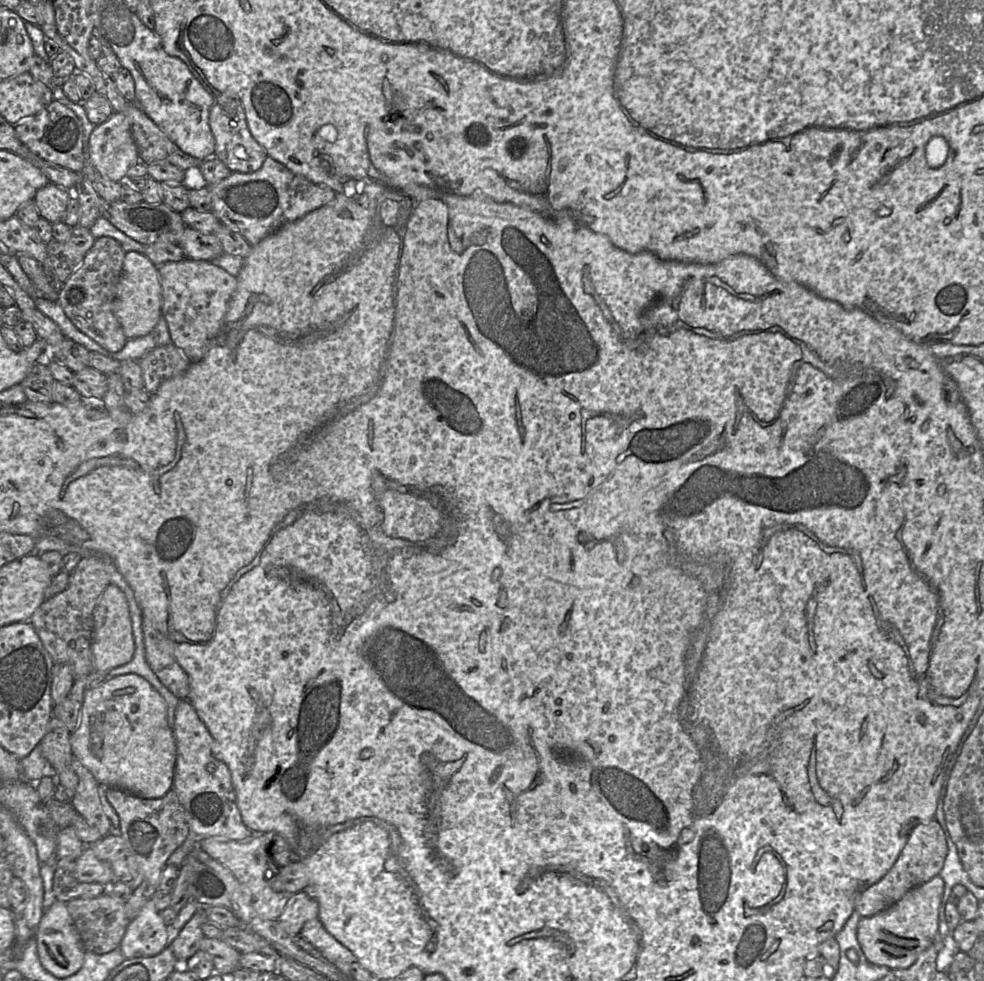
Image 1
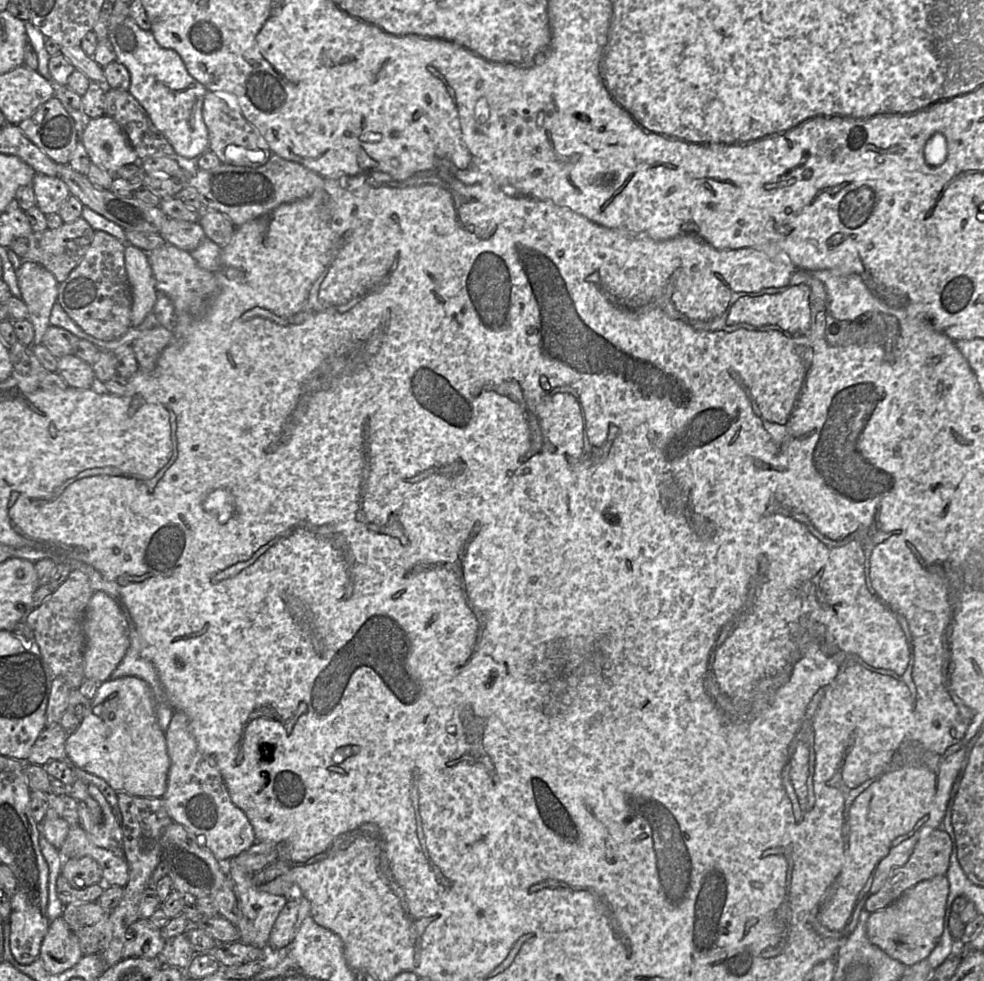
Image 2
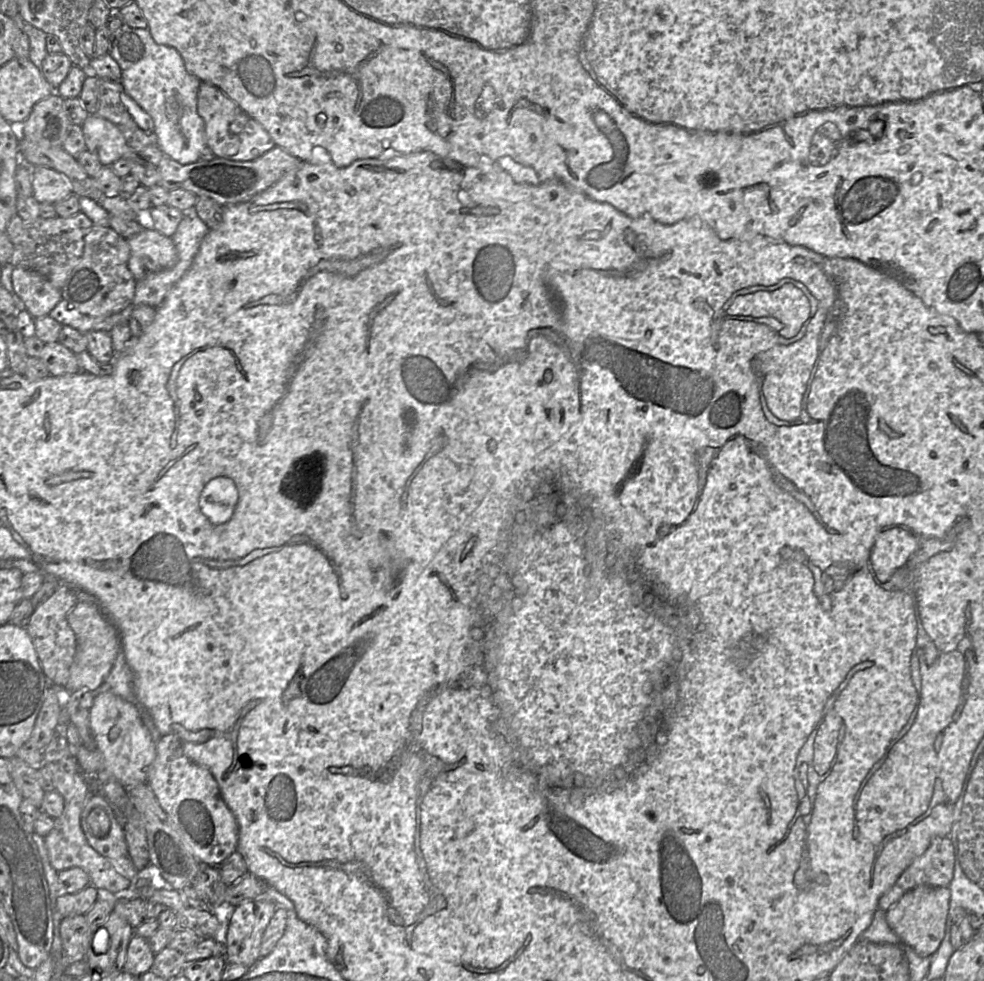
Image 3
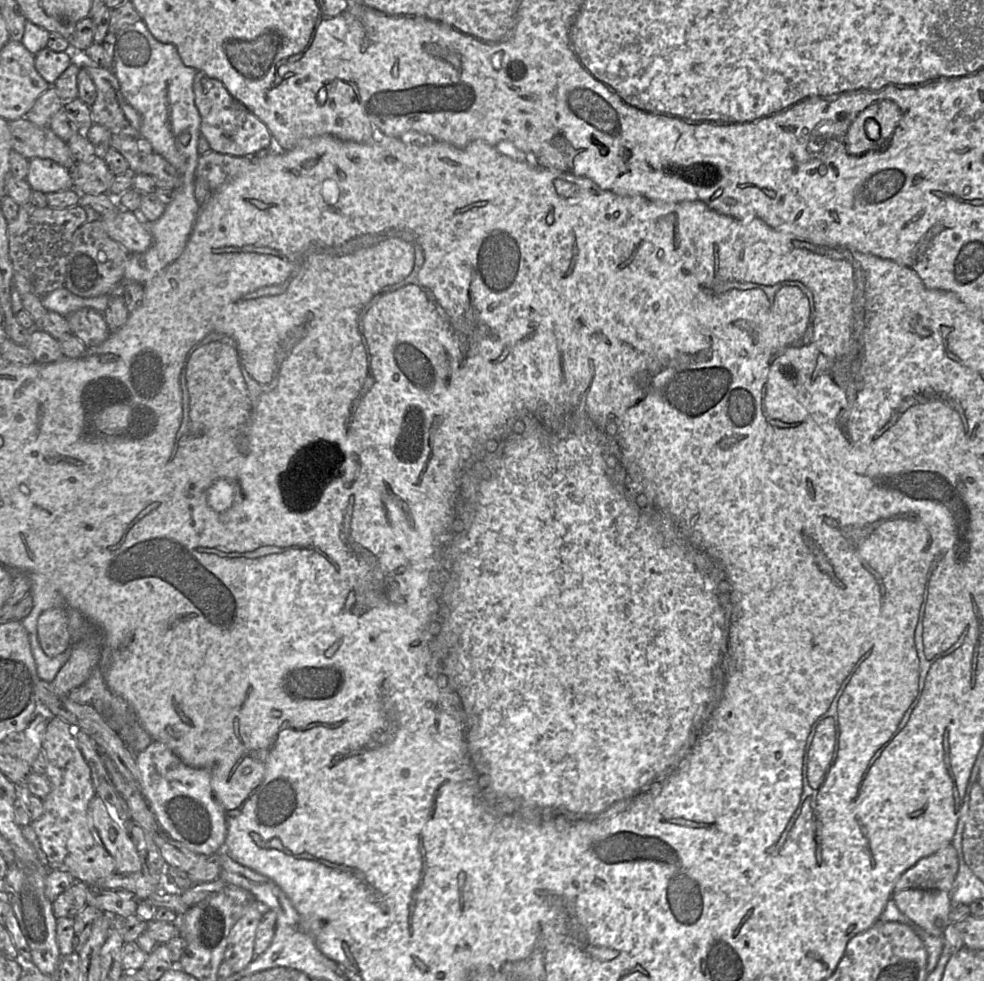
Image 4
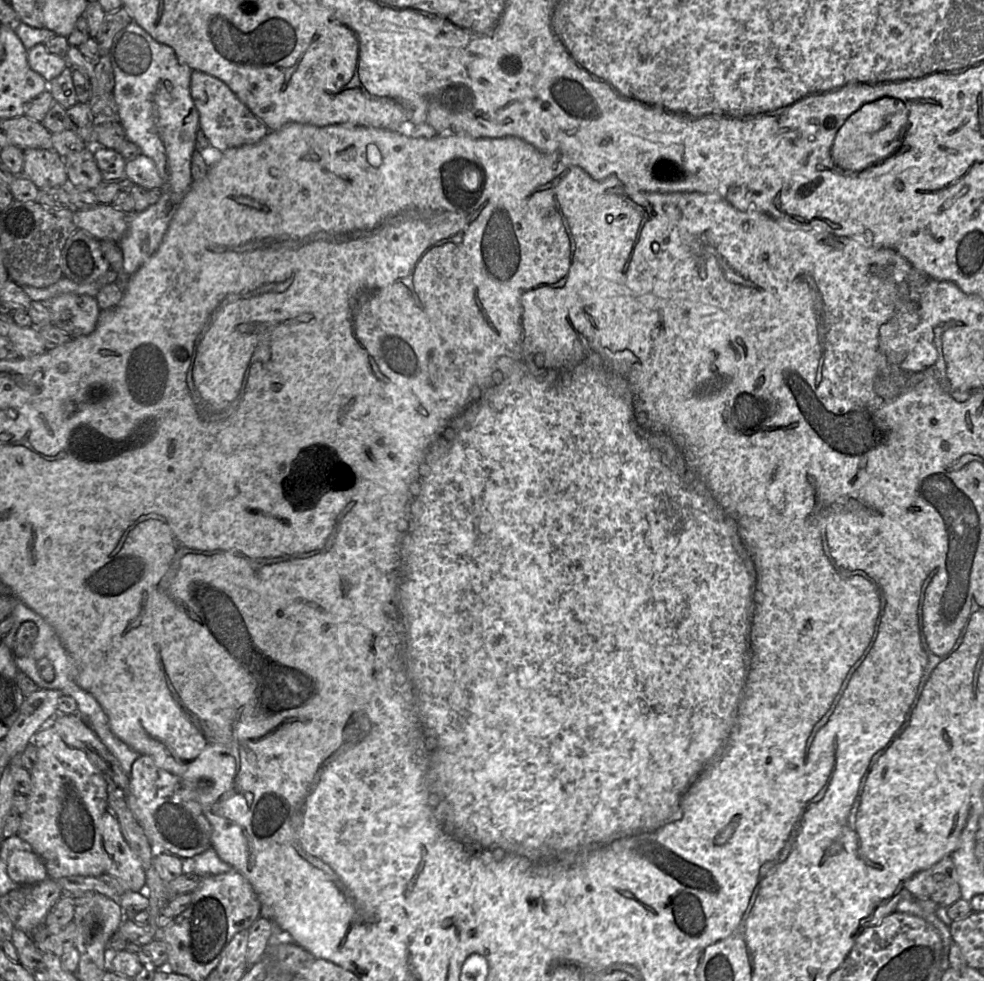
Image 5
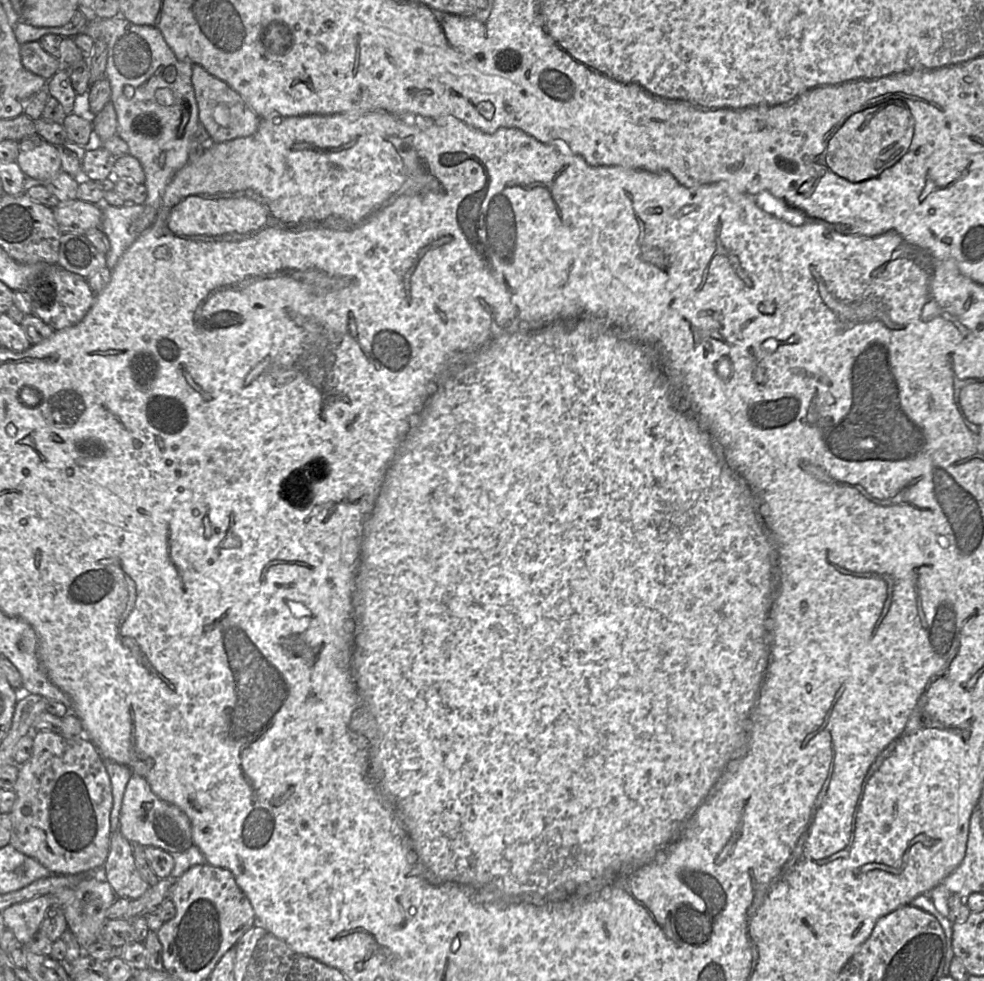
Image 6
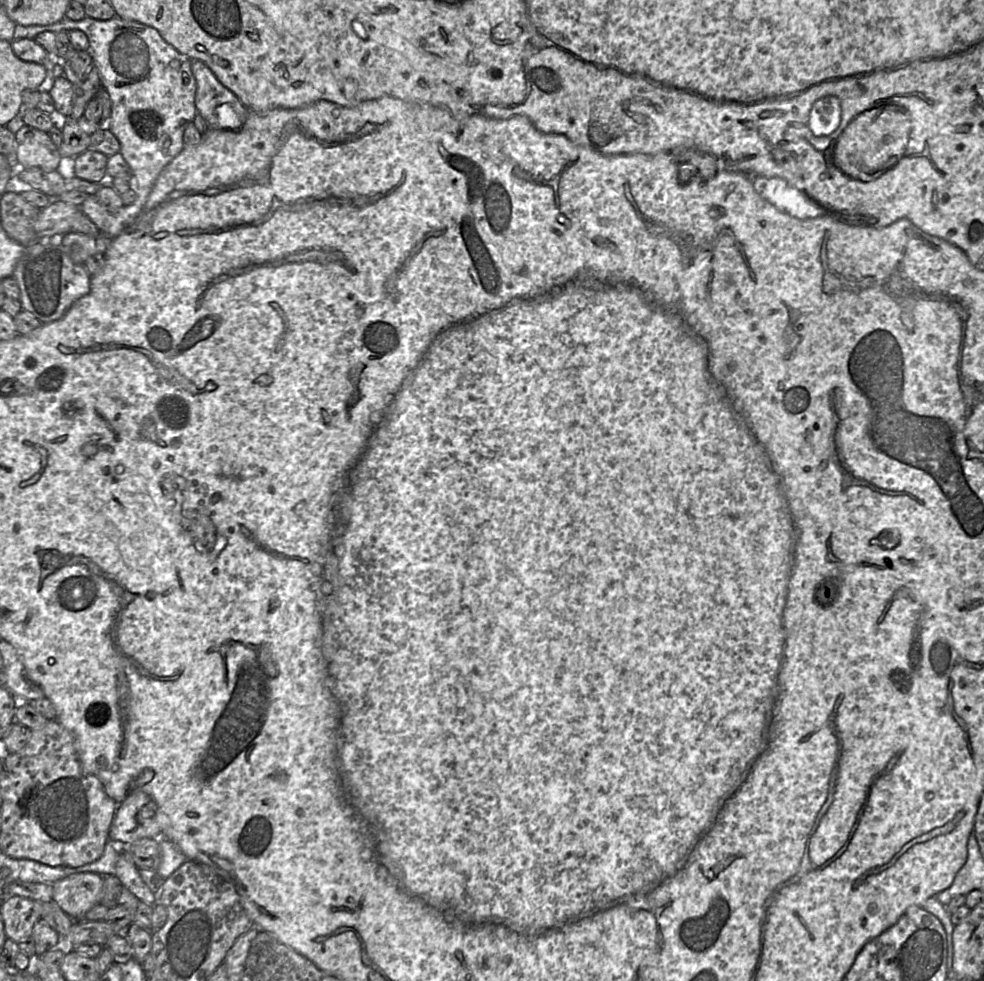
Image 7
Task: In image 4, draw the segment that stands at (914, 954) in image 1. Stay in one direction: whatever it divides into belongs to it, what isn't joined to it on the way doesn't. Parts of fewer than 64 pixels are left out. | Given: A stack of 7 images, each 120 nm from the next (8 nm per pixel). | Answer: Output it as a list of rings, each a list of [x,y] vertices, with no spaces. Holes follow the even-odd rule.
[[[909,889],[893,892],[894,900],[899,911],[908,917],[917,926],[933,936],[943,936],[944,929],[950,923],[949,912],[951,910],[950,893],[945,891],[926,891]]]

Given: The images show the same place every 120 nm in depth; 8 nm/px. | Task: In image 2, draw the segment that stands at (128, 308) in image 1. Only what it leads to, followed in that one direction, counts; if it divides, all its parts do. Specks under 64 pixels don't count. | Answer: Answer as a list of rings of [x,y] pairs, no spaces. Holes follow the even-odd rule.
[[[127,244],[125,268],[132,295],[131,326],[138,326],[153,310],[158,291],[146,252]]]

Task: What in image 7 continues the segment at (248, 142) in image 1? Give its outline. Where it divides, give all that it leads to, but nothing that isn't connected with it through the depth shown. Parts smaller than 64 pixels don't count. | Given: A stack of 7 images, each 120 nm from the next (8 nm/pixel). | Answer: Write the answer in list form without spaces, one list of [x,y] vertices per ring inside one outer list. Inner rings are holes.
[[[191,60],[191,71],[196,82],[195,107],[209,129],[239,130],[245,123],[249,109],[219,82],[202,61]]]

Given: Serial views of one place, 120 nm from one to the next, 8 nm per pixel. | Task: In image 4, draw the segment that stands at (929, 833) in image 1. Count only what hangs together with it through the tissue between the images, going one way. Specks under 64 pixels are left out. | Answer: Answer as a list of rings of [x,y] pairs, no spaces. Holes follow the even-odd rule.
[[[950,843],[935,853],[920,859],[913,867],[904,872],[895,883],[893,892],[917,889],[926,891],[945,891],[951,894],[954,889],[954,880],[957,870],[957,853]]]

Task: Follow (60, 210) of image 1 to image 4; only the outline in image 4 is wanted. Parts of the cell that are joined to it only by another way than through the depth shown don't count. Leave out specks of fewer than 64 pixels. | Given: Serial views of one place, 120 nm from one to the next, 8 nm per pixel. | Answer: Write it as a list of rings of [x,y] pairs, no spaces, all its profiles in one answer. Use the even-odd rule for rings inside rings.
[[[30,159],[25,180],[32,190],[44,194],[74,189],[69,170],[50,159]]]

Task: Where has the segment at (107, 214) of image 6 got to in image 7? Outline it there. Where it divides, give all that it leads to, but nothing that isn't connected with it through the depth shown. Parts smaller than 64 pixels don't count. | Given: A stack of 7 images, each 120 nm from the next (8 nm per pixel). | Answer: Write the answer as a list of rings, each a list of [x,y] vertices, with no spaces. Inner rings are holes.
[[[86,16],[80,21],[73,21],[65,17],[50,25],[23,26],[17,24],[14,40],[35,39],[37,35],[45,31],[57,33],[70,30],[81,30],[88,38],[88,52],[93,59],[92,64],[98,69],[101,86],[106,89],[111,100],[111,115],[104,126],[113,133],[120,143],[119,152],[130,166],[132,188],[137,193],[134,203],[123,205],[119,209],[106,208],[95,195],[87,196],[79,206],[80,210],[99,228],[99,234],[113,240],[141,215],[161,171],[183,149],[184,130],[191,121],[193,122],[197,113],[195,107],[196,82],[191,71],[191,59],[180,54],[168,44],[155,28],[137,21],[124,20],[118,16],[109,20],[98,20]]]

